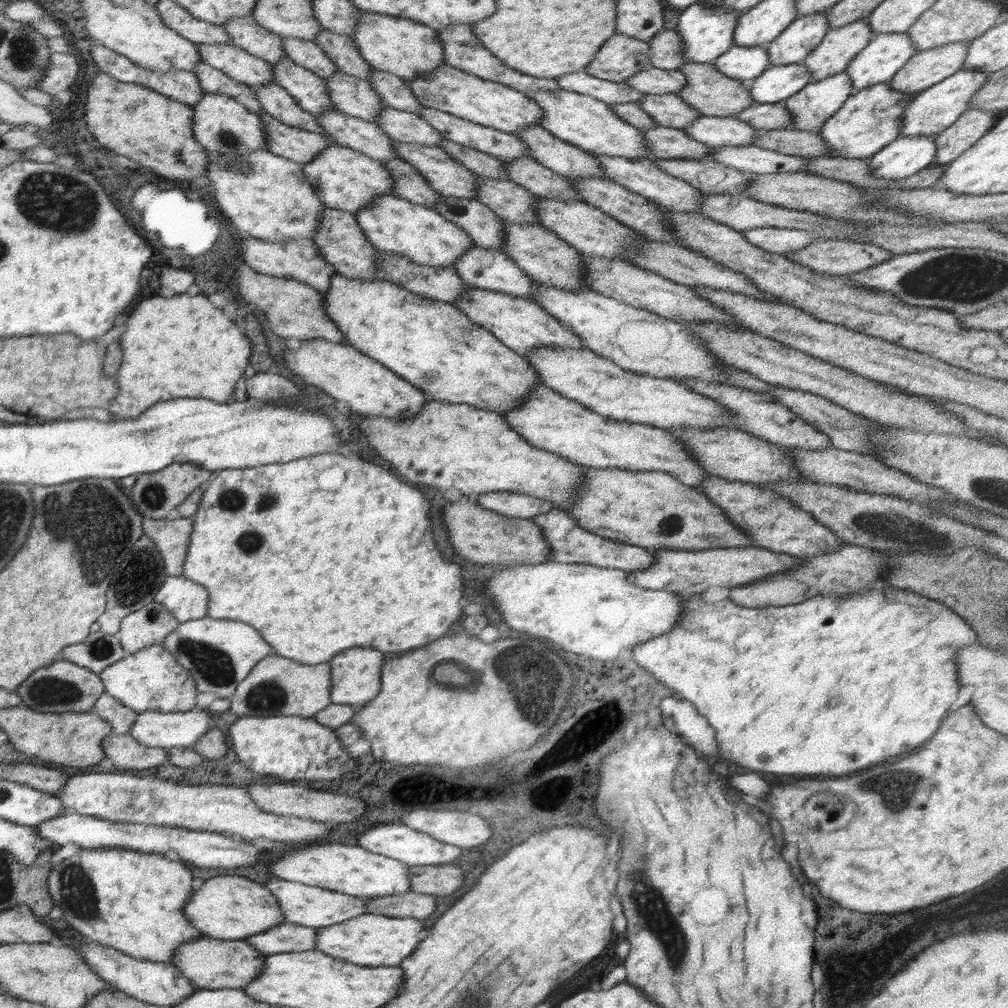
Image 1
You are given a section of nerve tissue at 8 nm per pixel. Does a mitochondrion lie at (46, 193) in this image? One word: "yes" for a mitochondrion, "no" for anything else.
yes

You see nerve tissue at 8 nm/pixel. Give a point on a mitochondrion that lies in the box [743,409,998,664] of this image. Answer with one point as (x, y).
(908, 533)

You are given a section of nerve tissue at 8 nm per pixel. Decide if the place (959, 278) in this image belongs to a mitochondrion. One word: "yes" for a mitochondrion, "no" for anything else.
yes

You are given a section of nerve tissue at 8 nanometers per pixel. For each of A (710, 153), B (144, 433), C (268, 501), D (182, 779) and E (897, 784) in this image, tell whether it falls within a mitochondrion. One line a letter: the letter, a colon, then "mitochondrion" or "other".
A: other
B: other
C: mitochondrion
D: other
E: mitochondrion

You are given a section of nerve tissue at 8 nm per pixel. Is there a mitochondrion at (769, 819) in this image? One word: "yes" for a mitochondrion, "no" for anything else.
no

